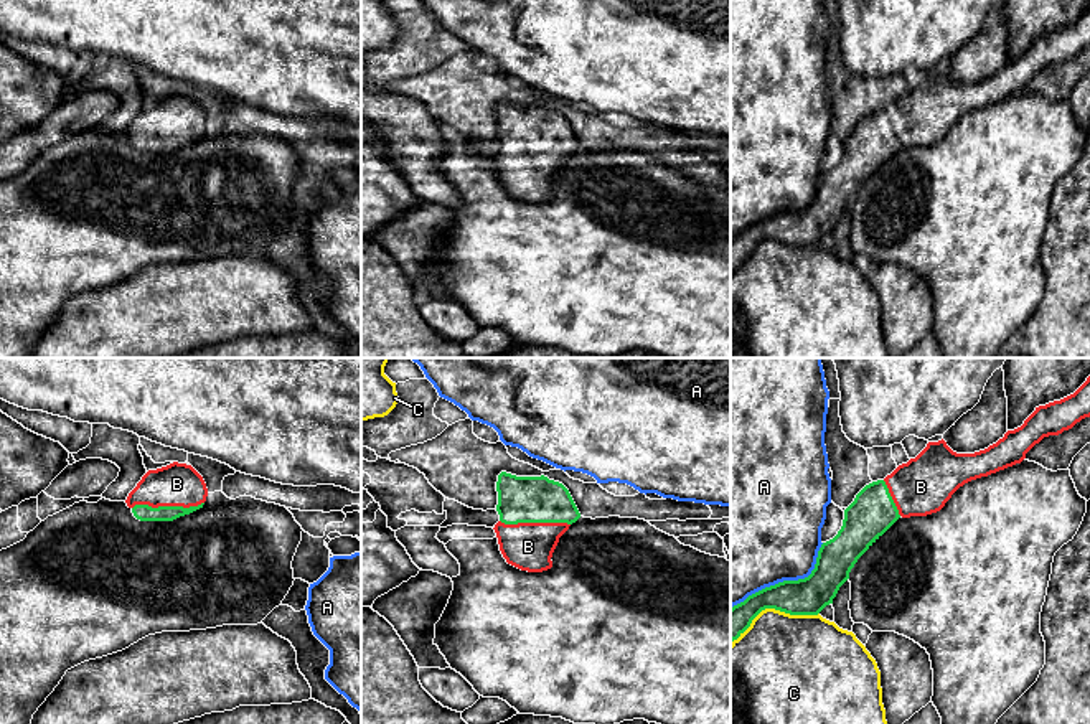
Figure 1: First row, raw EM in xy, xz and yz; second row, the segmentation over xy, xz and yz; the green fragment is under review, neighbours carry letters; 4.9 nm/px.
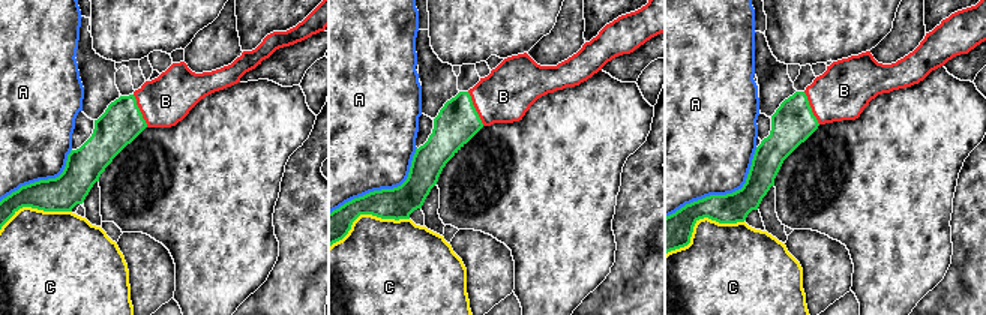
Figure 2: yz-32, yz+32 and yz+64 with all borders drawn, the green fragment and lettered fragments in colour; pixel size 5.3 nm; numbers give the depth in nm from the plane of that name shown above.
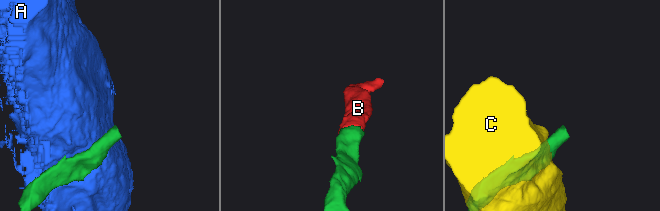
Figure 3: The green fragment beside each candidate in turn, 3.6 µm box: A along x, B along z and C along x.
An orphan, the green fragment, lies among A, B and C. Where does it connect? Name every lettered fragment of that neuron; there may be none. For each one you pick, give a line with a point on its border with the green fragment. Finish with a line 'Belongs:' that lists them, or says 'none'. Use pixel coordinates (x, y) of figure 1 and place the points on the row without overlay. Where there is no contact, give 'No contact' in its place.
B: Touches green at xy (167, 137)
Belongs: B

